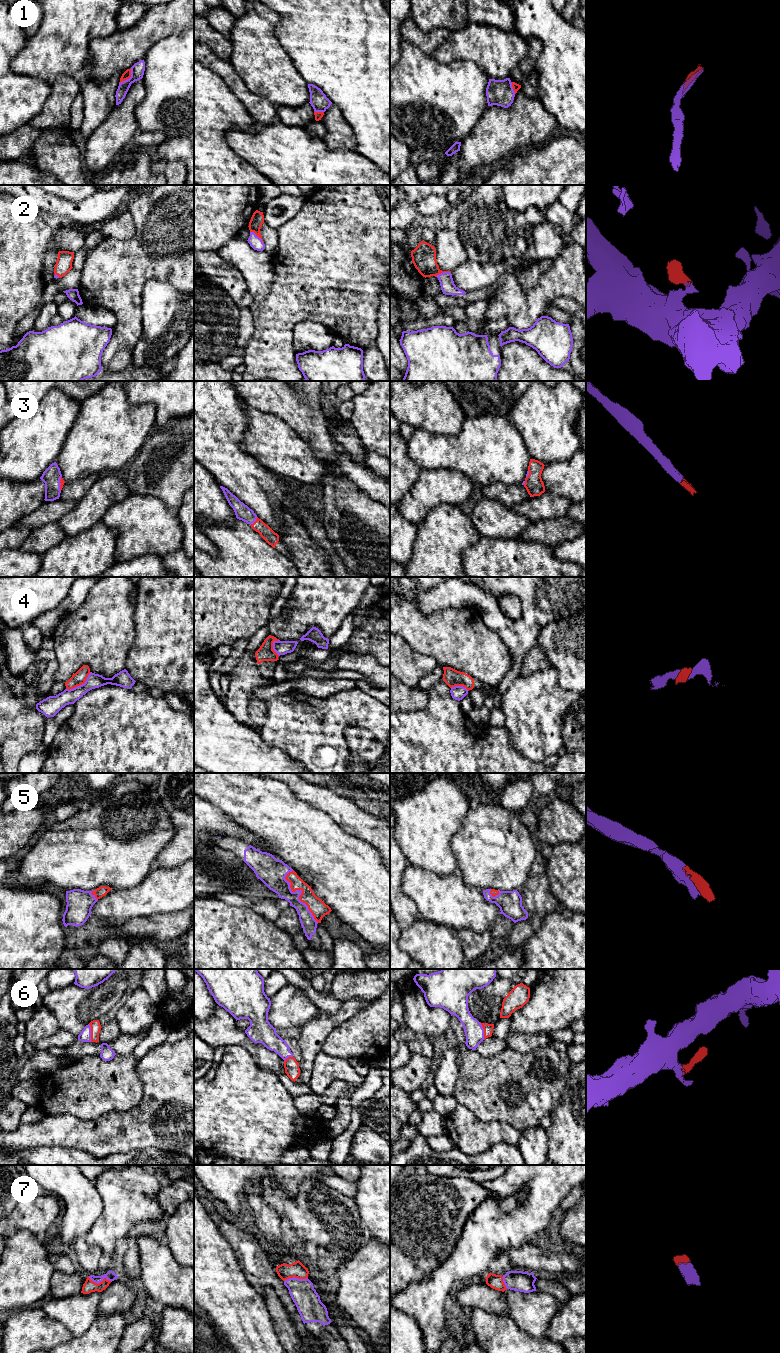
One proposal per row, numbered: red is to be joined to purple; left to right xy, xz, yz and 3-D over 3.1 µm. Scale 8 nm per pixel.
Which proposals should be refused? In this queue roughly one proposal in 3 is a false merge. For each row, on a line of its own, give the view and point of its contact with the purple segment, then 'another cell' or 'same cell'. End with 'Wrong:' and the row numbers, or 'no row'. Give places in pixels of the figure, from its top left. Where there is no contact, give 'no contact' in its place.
1: xy (129, 78) | same cell
2: xz (257, 236) | same cell
3: xz (254, 521) | same cell
4: xy (80, 685) | another cell
5: xz (301, 892) | same cell
6: xy (90, 1033) | same cell
7: xy (100, 1281) | same cell
Wrong: 4

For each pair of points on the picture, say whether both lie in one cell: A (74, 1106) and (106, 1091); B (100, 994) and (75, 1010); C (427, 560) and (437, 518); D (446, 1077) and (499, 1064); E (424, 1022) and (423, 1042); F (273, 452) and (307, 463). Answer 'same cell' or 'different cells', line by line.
A: same cell
B: same cell
C: same cell
D: different cells
E: different cells
F: same cell

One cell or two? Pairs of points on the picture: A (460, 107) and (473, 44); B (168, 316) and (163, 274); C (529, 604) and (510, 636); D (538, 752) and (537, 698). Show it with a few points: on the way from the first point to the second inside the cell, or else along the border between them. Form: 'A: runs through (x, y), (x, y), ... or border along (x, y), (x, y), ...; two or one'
A: border along (453, 59), (473, 60), (487, 75); two
B: border along (142, 288), (150, 280), (160, 280), (183, 292); two
C: runs through (529, 612), (529, 617), (518, 628); one
D: runs through (536, 739), (536, 711); one

